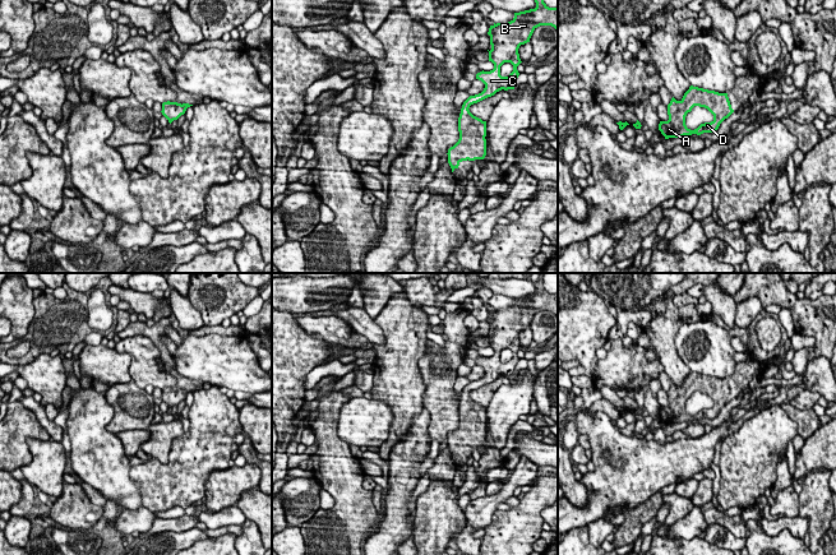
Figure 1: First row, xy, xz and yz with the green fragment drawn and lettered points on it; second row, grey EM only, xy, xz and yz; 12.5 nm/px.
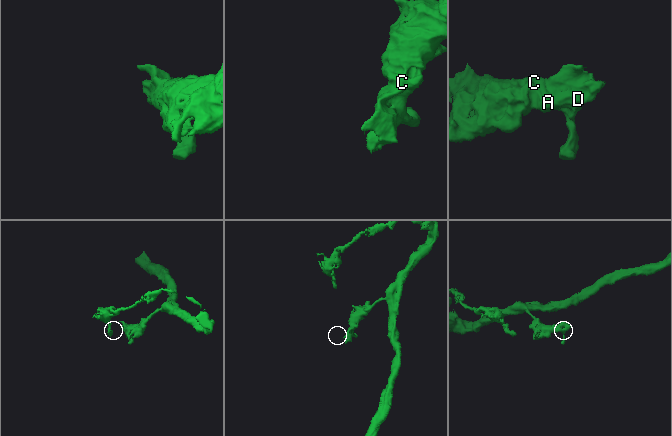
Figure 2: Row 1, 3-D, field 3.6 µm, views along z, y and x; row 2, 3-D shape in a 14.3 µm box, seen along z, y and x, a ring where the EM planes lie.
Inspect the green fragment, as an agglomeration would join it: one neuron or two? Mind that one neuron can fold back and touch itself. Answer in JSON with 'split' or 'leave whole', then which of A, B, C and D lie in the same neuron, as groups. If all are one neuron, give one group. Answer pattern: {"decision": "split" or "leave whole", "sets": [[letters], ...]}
{"decision": "leave whole", "sets": [["A", "B", "C", "D"]]}

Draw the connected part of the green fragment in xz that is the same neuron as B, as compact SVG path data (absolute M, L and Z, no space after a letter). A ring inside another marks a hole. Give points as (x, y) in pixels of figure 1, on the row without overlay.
M544 273L539 274L539 281L534 283L535 295L514 299L511 307L494 309L489 314L491 330L489 347L494 350L494 355L476 360L476 365L481 366L485 374L481 379L470 381L462 390L458 403L459 425L447 439L452 458L462 447L484 445L486 441L486 407L474 402L468 396L470 392L502 375L514 375L519 361L517 352L522 348L518 339L519 332L530 328L534 316L540 311L551 311L558 315L558 292L549 293L544 288ZM504 348L513 351L513 357L508 362L500 361L500 352Z

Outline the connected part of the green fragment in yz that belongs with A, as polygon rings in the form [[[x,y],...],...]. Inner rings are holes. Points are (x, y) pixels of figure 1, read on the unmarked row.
[[[690,371],[680,387],[676,387],[674,383],[671,384],[668,390],[669,406],[660,407],[659,416],[665,425],[715,418],[720,410],[733,398],[734,396],[731,394],[728,379],[719,379]],[[694,392],[707,394],[713,401],[713,406],[711,408],[701,410],[697,415],[690,416],[685,411],[685,402]]]

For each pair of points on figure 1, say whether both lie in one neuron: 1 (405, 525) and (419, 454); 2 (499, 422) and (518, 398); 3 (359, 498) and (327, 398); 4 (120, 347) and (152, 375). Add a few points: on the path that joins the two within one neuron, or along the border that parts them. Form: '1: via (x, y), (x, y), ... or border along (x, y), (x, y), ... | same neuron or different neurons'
1: via (401, 507), (403, 472) | same neuron
2: via (500, 416), (512, 405) | same neuron
3: via (340, 473), (333, 466), (327, 422) | same neuron
4: via (129, 347), (146, 366) | same neuron

